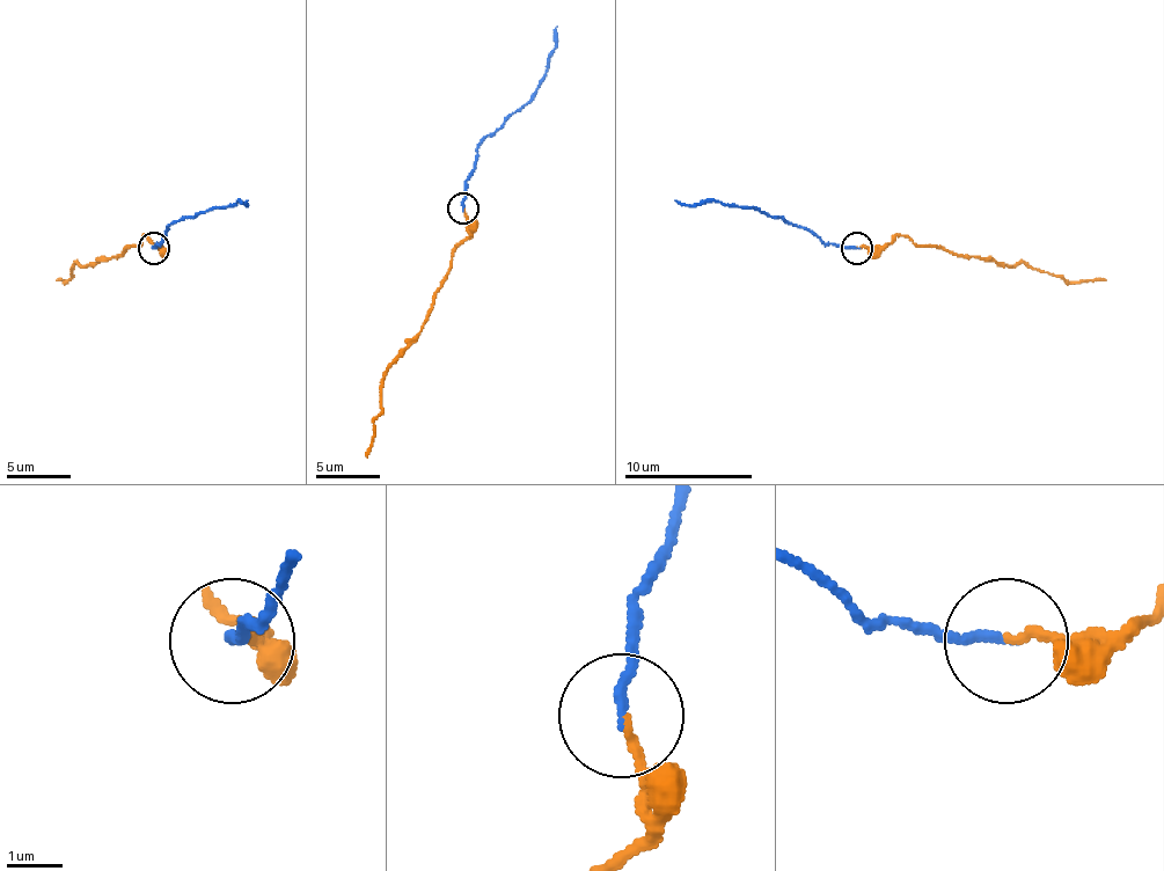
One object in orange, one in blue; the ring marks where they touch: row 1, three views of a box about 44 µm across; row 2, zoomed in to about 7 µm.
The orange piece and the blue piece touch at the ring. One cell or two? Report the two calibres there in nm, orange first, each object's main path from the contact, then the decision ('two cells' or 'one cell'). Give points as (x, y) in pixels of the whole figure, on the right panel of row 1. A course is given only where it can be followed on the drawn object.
150 nm thick on the orange side, 170 nm on the other; orange runs (857, 249), (883, 249), (906, 236), (919, 246), (1024, 264), (1062, 275), (1068, 280), (1106, 280); blue runs (857, 249), (826, 246), (797, 226), (720, 200), (695, 204), (675, 200); one cell

